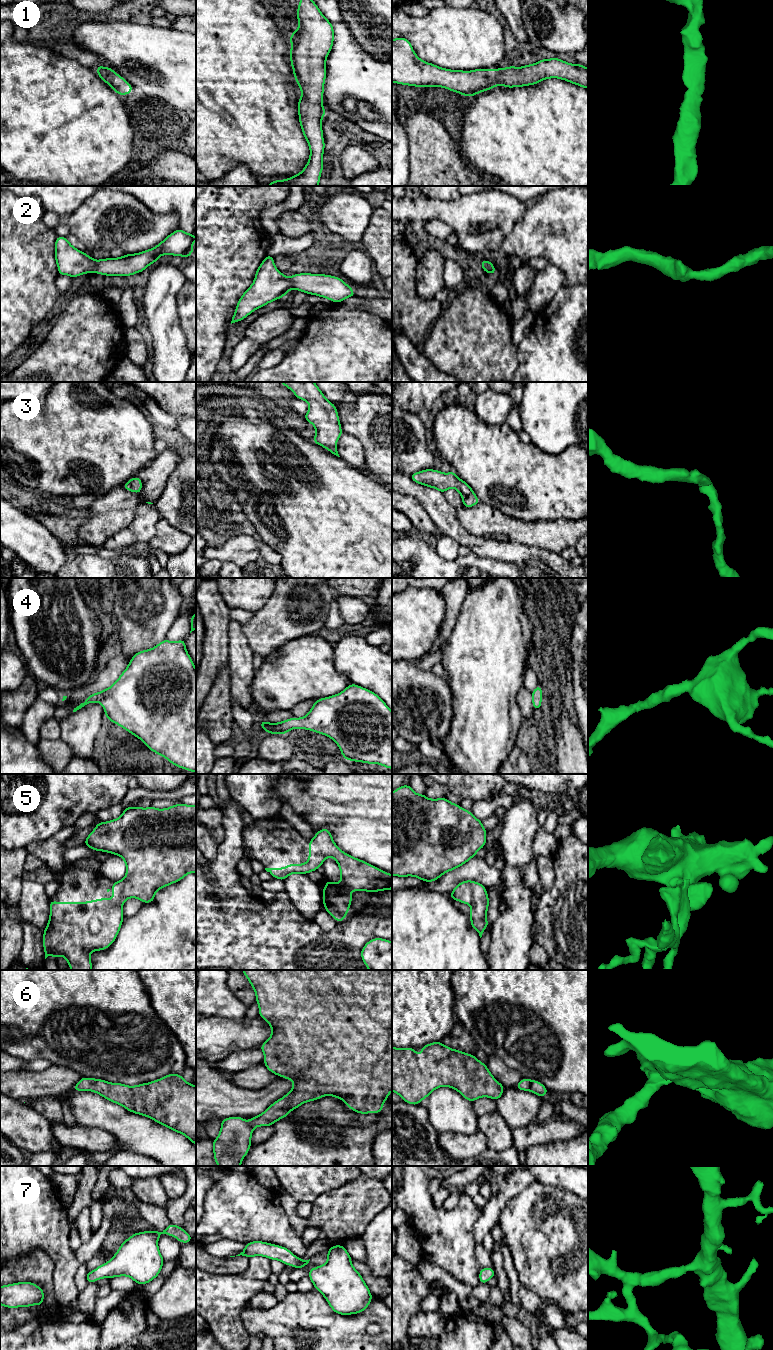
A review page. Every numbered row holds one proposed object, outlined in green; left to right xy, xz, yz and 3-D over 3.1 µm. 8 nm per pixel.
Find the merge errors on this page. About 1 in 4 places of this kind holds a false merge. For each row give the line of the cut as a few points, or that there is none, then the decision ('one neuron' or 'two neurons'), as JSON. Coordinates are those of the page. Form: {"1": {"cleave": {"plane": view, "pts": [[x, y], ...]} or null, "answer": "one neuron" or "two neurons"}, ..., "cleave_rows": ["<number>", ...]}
{"1": {"cleave": null, "answer": "one neuron"}, "2": {"cleave": null, "answer": "one neuron"}, "3": {"cleave": null, "answer": "one neuron"}, "4": {"cleave": null, "answer": "one neuron"}, "5": {"cleave": null, "answer": "one neuron"}, "6": {"cleave": null, "answer": "one neuron"}, "7": {"cleave": null, "answer": "one neuron"}, "cleave_rows": []}

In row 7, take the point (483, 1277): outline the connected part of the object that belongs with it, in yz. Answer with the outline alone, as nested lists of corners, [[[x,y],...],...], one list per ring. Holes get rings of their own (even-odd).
[[[481,1268],[479,1272],[479,1283],[485,1284],[488,1283],[490,1278],[495,1277],[494,1268]]]

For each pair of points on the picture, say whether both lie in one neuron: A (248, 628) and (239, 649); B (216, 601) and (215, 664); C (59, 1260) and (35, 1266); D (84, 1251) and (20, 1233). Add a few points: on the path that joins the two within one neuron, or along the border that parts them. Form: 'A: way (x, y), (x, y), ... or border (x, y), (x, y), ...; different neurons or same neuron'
A: border (241, 624), (241, 630), (253, 654); different neurons
B: way (216, 617), (215, 648); same neuron
C: border (34, 1249), (42, 1249), (50, 1257), (53, 1286); different neurons
D: border (73, 1252), (80, 1264); different neurons

